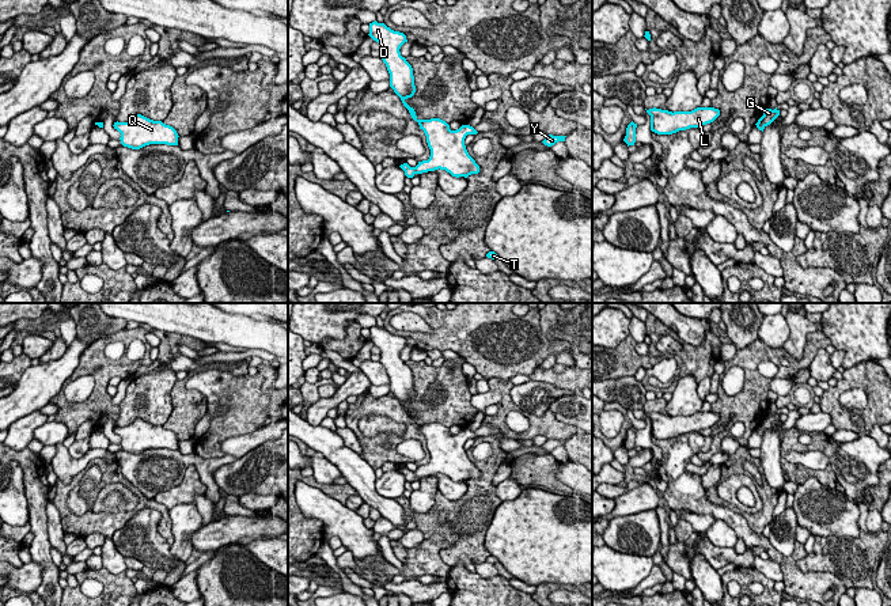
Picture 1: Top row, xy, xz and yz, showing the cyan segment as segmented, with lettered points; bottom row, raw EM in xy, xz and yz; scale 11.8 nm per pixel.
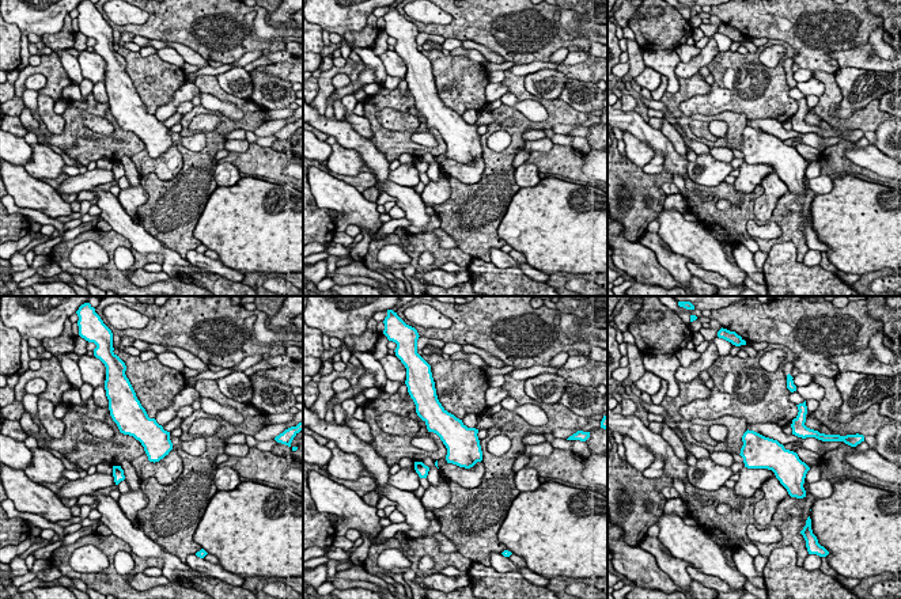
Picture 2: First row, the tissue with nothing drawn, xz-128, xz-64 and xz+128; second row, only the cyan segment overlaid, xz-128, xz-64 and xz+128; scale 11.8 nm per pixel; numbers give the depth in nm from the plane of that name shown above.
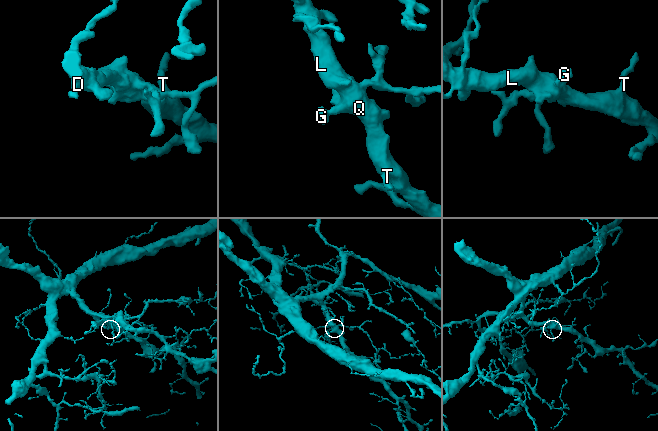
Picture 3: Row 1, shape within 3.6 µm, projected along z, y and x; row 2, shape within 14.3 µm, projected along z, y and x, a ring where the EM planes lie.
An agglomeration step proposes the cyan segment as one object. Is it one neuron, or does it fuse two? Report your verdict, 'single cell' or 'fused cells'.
single cell

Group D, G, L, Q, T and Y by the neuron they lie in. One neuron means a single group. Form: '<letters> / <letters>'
D G L Q T Y

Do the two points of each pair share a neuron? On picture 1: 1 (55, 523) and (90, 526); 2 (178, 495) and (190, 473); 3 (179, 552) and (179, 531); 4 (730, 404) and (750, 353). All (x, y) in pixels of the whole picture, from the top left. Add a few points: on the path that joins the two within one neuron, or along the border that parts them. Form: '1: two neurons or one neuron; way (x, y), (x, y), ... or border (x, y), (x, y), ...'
1: two neurons; border (52, 502), (60, 515), (64, 533)
2: one neuron; way (184, 489), (190, 483), (190, 478)
3: one neuron; way (179, 546), (179, 537)
4: one neuron; way (743, 396), (750, 389), (750, 367)

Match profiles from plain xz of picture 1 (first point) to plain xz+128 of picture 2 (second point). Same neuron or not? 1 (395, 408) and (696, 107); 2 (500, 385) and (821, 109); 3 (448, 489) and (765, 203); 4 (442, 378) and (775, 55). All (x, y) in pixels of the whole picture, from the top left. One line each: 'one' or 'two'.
1: two
2: one
3: one
4: two

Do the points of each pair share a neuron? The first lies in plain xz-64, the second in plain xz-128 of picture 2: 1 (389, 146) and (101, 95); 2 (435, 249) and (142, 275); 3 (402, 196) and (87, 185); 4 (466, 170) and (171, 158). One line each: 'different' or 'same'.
1: different
2: different
3: different
4: same

